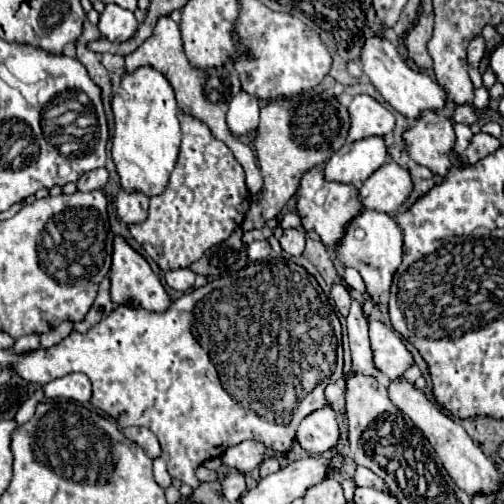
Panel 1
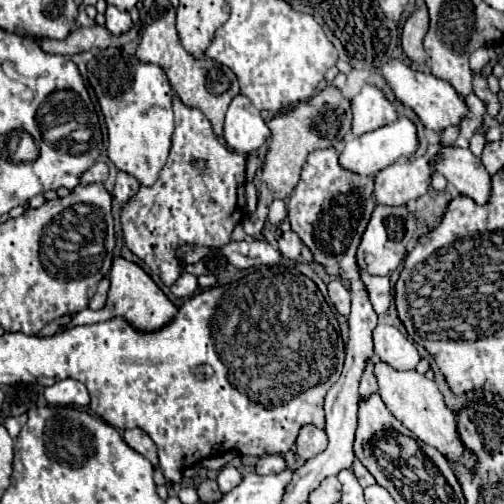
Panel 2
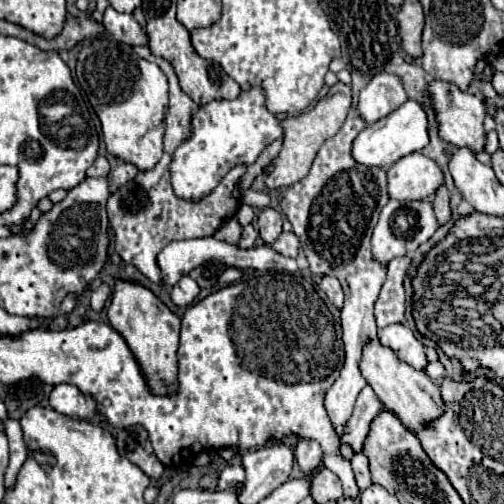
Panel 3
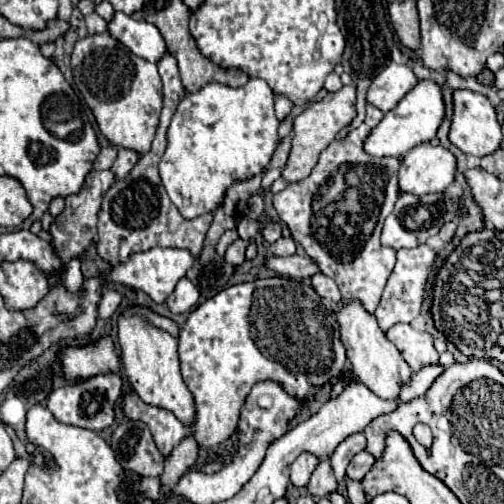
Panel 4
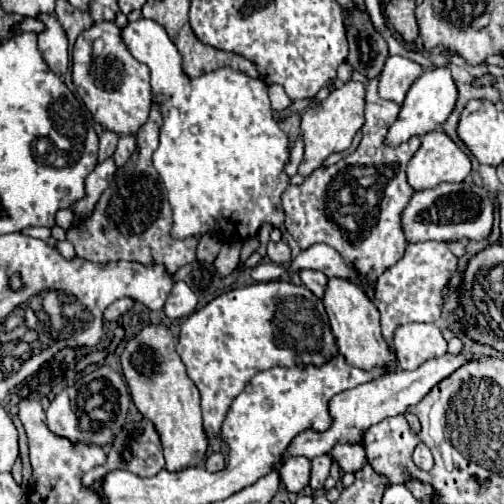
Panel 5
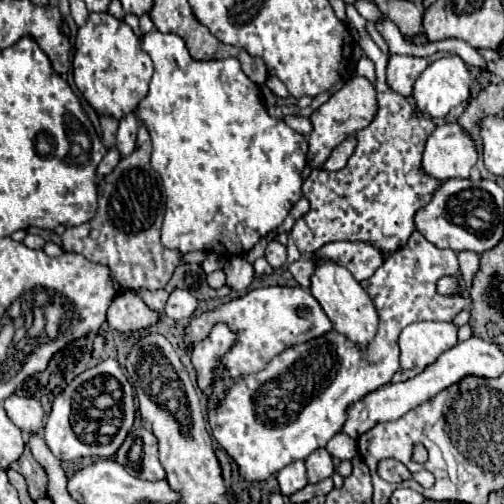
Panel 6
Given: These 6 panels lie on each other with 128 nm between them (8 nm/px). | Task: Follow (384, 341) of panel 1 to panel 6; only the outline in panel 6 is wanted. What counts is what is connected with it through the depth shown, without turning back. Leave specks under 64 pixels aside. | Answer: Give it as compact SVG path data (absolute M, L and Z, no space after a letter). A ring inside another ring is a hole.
M412 322L400 334L400 370L392 382L420 374L442 352L458 344L458 328L450 322Z

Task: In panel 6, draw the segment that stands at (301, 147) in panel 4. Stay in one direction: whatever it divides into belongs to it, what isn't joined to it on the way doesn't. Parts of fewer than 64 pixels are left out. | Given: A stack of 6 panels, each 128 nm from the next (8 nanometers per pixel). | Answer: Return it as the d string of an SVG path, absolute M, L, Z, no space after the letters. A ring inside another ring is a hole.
M354 78L354 80L346 82L328 102L324 102L310 116L312 134L308 136L308 166L320 168L328 160L332 150L338 144L342 144L348 136L352 136L354 132L366 128L372 122L374 114L376 114L376 90L374 90L374 86L362 78Z

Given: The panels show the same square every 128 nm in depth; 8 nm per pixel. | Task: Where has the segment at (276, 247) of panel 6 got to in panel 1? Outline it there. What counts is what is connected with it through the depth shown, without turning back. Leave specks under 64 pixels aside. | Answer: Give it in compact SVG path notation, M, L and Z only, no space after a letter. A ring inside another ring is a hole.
M288 228L284 230L282 238L280 238L280 246L284 248L284 252L298 256L304 252L304 240L306 240L306 232L304 230L296 230L296 228Z

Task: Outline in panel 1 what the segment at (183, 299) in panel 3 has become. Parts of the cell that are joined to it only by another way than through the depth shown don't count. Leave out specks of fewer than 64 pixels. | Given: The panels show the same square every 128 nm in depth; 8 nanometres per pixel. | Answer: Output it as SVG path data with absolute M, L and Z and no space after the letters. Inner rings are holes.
M176 268L176 270L168 270L164 274L166 284L178 292L188 292L194 286L194 278L196 274L190 268Z

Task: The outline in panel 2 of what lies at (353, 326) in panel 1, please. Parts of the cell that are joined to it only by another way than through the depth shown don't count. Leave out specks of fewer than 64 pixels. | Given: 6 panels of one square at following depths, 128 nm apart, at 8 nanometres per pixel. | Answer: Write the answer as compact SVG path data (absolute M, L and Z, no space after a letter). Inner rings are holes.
M368 360L366 368L364 368L364 376L360 380L360 398L366 398L370 396L370 392L378 392L378 382L376 382L376 376L372 372L376 360Z

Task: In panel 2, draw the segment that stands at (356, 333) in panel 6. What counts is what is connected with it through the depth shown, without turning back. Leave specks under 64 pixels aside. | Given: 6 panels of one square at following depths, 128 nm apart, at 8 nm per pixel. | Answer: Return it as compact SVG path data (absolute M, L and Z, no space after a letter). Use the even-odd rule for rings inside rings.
M376 362L374 366L374 374L378 378L380 384L380 396L386 404L386 408L408 428L412 430L422 442L426 442L428 446L434 446L440 454L444 454L450 462L456 462L464 468L468 468L468 472L476 470L476 454L468 452L464 448L464 444L460 444L460 434L456 432L456 416L446 408L444 398L438 390L438 386L434 384L434 380L428 380L424 374L418 374L416 370L410 372L398 372L394 368L390 368L384 362Z

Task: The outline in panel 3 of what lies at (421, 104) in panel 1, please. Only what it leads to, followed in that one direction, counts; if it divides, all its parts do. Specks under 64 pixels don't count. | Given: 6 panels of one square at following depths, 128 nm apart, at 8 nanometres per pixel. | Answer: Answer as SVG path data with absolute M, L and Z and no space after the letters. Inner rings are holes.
M432 80L428 84L428 96L432 102L432 108L436 112L436 122L438 122L438 134L442 140L450 142L452 146L468 146L474 152L480 152L484 146L484 118L486 118L486 108L484 102L478 96L472 96L468 92L462 92L456 88L456 84L444 82L444 80Z

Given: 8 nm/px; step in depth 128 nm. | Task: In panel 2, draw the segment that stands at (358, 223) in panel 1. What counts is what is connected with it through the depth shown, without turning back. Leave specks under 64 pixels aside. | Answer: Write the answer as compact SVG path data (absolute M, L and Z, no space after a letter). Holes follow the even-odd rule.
M376 206L368 222L368 228L360 240L360 248L356 250L356 260L360 268L366 268L366 272L372 276L390 276L406 258L408 248L412 248L416 238L414 230L416 220L412 212L408 212L404 206Z

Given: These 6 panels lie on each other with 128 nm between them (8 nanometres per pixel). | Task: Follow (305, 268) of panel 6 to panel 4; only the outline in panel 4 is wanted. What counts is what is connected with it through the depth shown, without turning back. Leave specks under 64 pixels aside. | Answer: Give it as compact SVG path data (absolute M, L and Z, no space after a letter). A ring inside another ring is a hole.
M314 274L312 276L312 286L314 286L314 290L320 298L326 298L334 304L340 304L340 290L338 290L338 286L332 278L328 278L324 274Z

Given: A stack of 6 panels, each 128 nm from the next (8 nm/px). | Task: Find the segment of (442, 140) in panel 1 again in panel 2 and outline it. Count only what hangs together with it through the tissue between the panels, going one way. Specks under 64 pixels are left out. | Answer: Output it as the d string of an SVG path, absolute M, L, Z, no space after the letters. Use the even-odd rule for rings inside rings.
M444 144L438 154L440 160L430 162L432 168L454 184L460 194L470 196L478 204L486 204L490 198L490 174L480 158L476 158L470 150L450 144Z

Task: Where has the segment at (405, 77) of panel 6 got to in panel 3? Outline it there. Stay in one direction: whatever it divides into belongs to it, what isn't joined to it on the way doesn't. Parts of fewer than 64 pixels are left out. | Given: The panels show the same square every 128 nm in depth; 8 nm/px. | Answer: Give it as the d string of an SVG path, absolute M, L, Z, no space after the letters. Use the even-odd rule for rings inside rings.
M376 74L368 82L368 86L360 92L358 98L358 114L364 120L364 124L374 124L376 120L392 114L400 104L404 104L406 92L394 74Z

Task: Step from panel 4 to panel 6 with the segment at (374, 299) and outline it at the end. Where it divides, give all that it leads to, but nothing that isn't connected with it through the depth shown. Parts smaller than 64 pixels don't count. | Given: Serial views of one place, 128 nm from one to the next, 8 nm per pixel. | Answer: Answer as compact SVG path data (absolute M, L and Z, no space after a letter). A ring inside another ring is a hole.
M346 4L346 14L362 36L360 46L376 66L374 88L378 112L374 120L356 134L358 146L342 170L312 170L310 176L304 180L302 194L310 202L310 210L294 222L290 236L304 256L310 256L320 246L334 240L368 242L376 246L384 256L390 256L408 242L410 234L414 232L412 218L416 210L432 200L432 194L440 184L420 170L426 138L436 128L436 124L430 118L420 116L410 100L388 88L388 56L368 36L366 20L352 4Z

